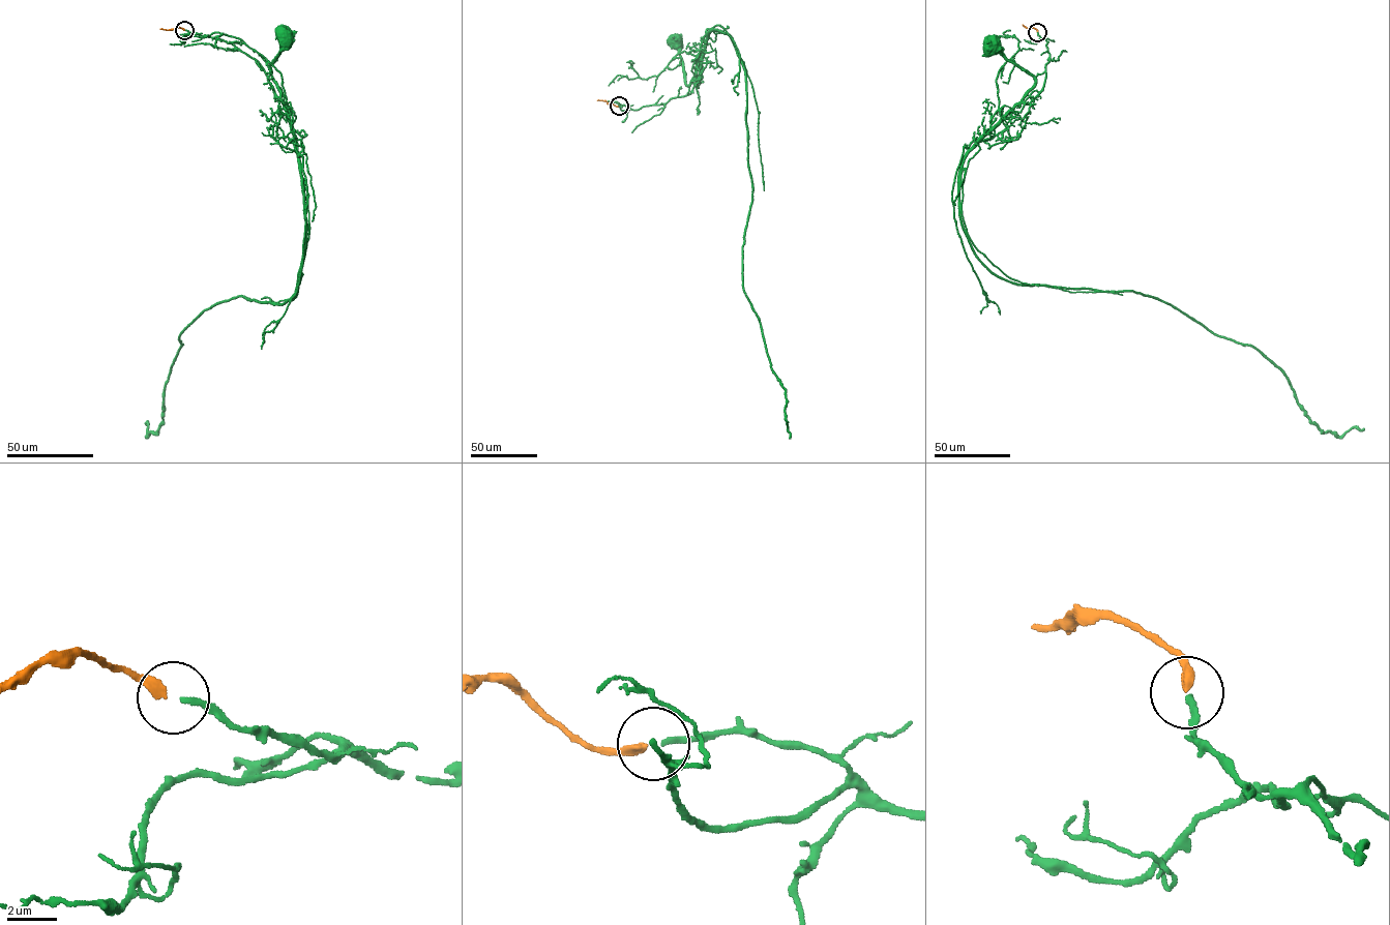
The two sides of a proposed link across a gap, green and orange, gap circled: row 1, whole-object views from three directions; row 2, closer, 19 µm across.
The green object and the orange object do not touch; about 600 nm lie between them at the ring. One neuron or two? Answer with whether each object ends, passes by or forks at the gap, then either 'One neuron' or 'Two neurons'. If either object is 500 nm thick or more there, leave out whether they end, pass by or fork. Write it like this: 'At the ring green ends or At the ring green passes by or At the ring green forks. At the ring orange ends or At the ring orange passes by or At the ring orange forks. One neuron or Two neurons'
At the ring green ends. At the ring orange ends. One neuron

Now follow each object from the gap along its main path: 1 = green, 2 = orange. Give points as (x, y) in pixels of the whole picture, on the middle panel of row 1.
1: (619, 106), (639, 110), (689, 94), (697, 78), (689, 85), (685, 83), (676, 41)
2: (619, 106), (597, 100)

